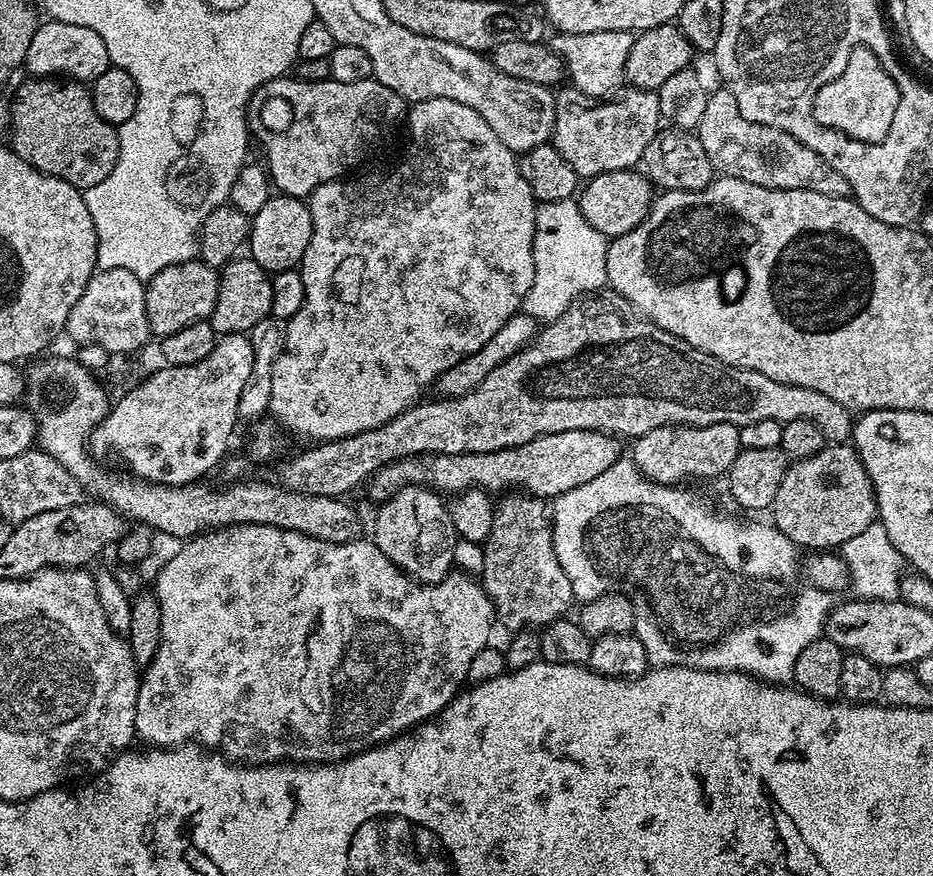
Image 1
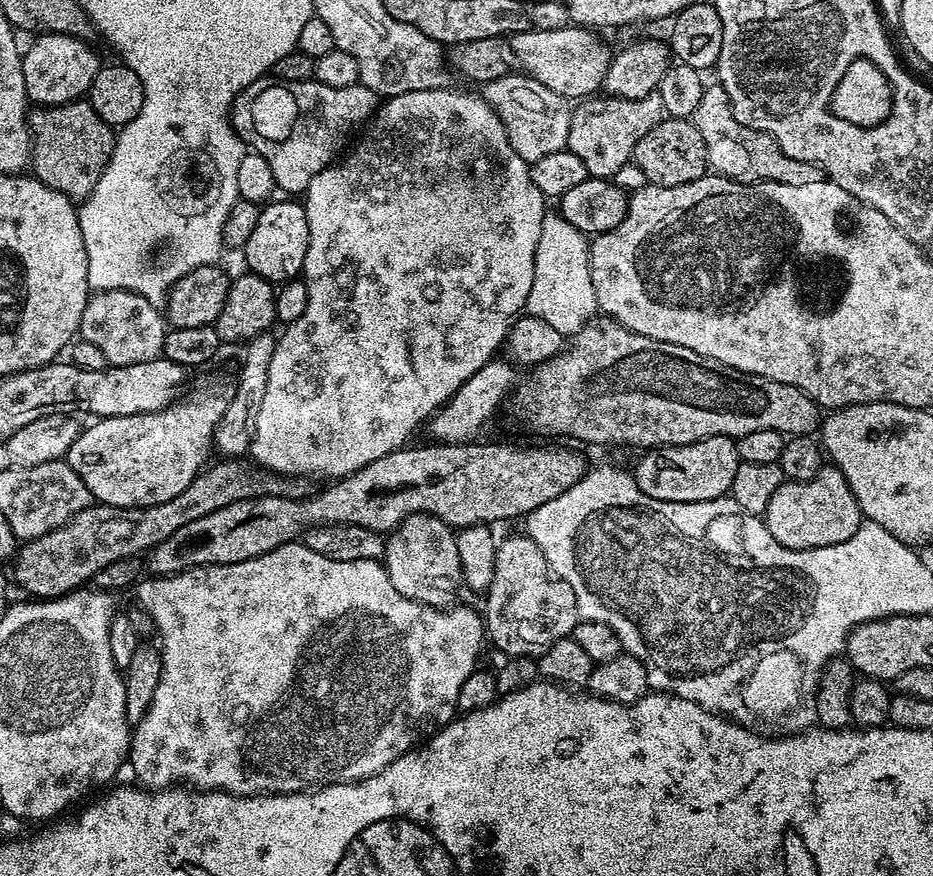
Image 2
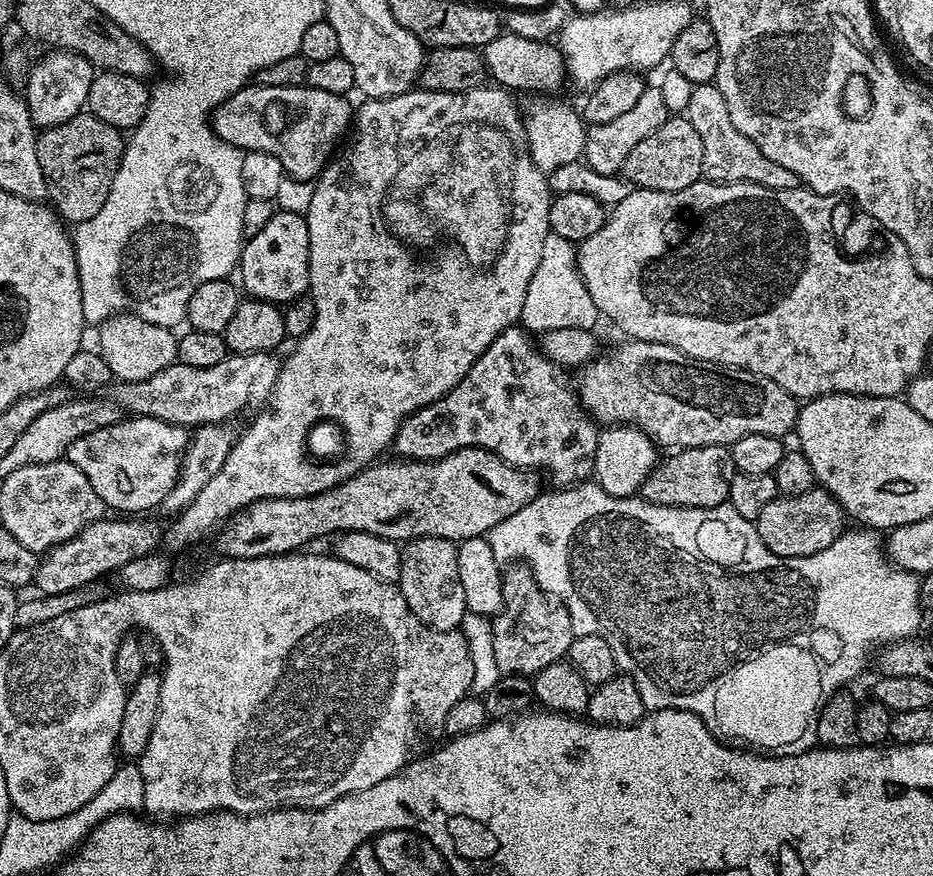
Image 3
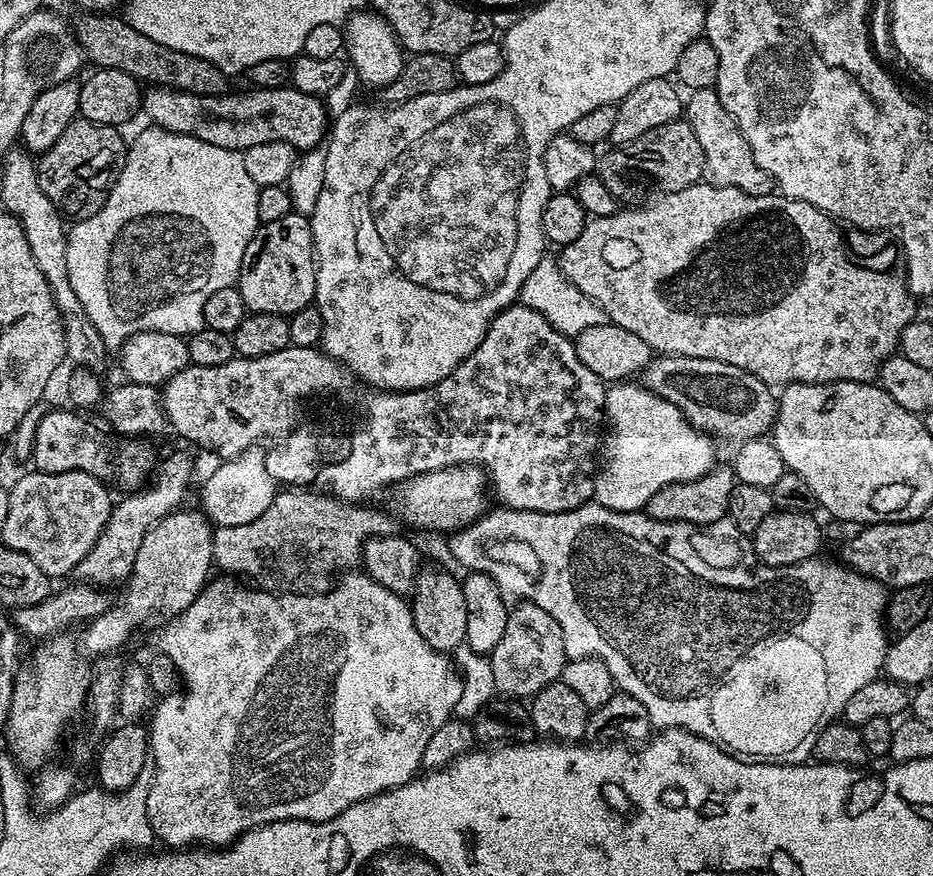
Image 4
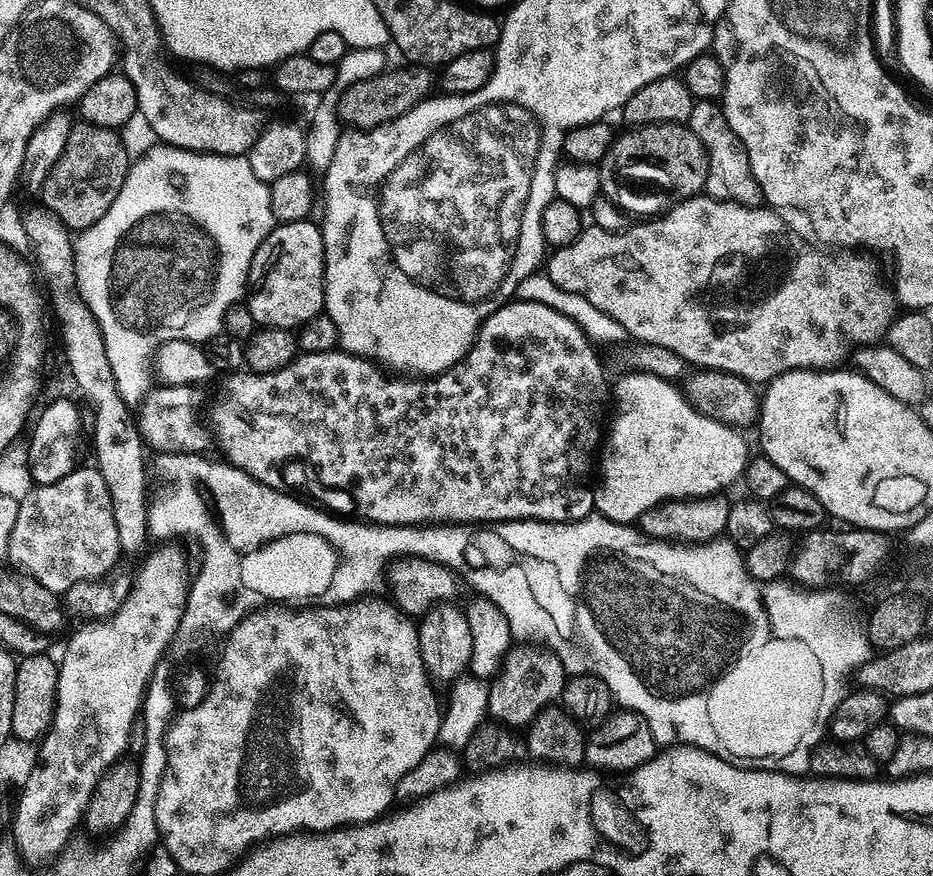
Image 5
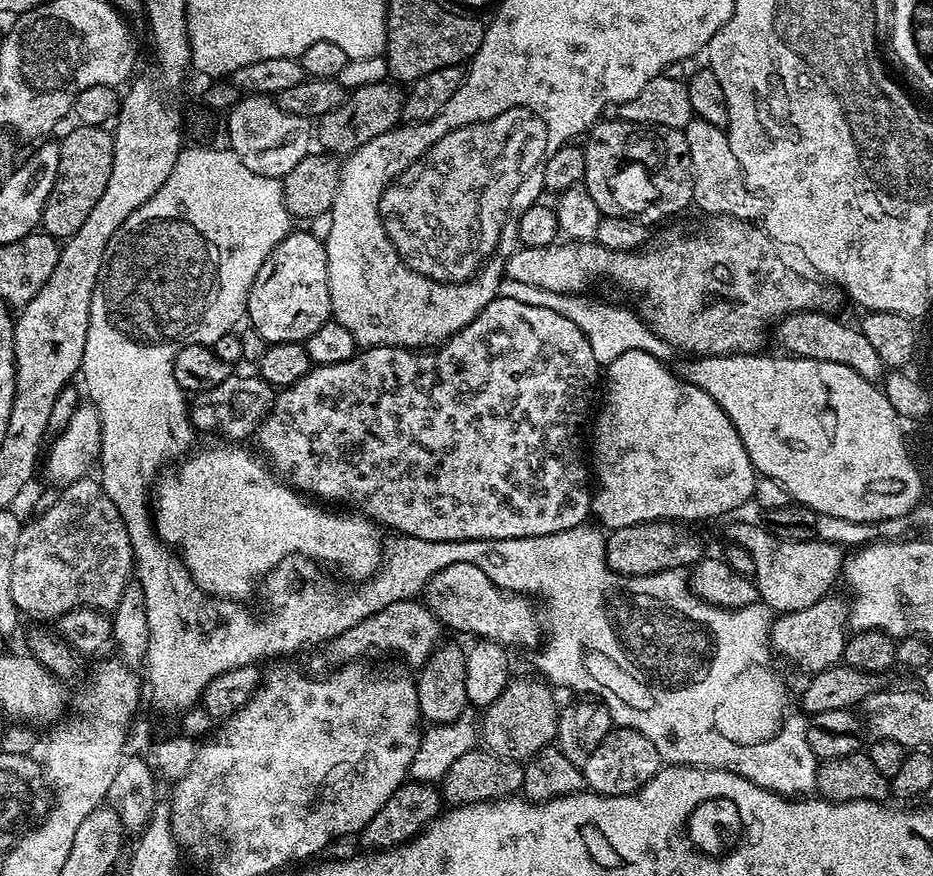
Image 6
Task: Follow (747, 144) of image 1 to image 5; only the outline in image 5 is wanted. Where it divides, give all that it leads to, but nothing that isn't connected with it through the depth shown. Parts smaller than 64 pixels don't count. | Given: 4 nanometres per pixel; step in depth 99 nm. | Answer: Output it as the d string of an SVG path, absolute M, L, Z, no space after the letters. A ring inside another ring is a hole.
M715 100L695 101L686 127L696 135L708 159L704 192L716 200L733 200L742 206L761 207L764 204L764 195L750 170L750 158L742 142L734 134L734 130L730 130L724 117L723 107Z

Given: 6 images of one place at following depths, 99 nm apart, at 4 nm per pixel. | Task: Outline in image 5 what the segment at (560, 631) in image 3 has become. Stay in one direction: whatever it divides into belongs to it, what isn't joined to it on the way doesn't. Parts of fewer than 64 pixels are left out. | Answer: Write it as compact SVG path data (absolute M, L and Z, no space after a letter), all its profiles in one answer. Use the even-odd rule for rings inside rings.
M509 648L504 667L488 684L487 715L511 730L524 730L544 708L555 705L564 692L566 673L555 651L544 648Z

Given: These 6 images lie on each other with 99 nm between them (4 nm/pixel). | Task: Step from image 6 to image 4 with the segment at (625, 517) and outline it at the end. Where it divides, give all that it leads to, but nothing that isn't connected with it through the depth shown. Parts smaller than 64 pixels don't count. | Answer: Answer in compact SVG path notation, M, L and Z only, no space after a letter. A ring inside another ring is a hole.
M616 382L604 393L606 431L602 436L602 451L598 456L596 481L592 495L595 503L606 506L615 512L638 512L646 502L671 484L690 482L702 478L712 468L717 467L716 448L713 437L698 431L687 418L666 398L654 394L636 382Z

